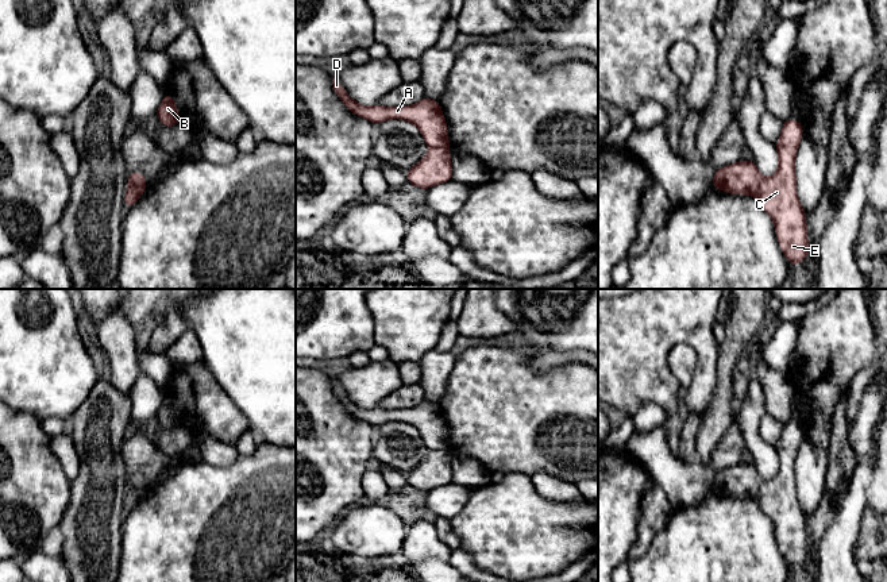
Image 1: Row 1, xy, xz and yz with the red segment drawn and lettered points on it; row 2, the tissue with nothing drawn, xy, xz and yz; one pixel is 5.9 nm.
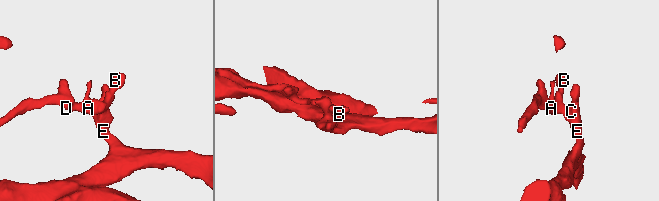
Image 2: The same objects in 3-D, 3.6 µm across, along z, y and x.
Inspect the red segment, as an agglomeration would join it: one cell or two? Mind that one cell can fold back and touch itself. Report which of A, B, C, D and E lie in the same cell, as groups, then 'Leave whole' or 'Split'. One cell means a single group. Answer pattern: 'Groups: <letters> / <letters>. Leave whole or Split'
Groups: A B D / C E. Split

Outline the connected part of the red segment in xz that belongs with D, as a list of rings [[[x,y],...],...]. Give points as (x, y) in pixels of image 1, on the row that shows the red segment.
[[[333,77],[332,85],[335,93],[350,112],[367,119],[373,124],[381,124],[387,119],[406,120],[420,130],[429,149],[450,149],[447,122],[443,116],[439,101],[424,97],[420,103],[409,107],[382,107],[379,104],[375,104],[374,107],[363,107],[347,95],[346,89],[336,77]]]

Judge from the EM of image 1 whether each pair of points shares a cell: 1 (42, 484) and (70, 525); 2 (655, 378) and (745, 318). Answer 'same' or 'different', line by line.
1: different
2: different

